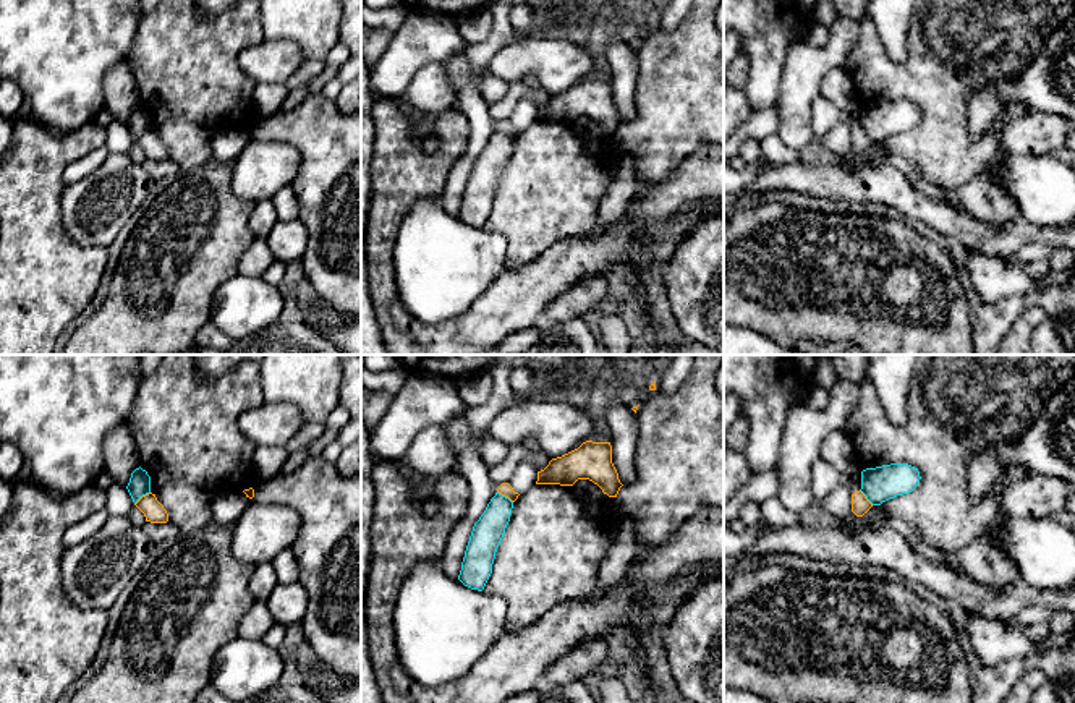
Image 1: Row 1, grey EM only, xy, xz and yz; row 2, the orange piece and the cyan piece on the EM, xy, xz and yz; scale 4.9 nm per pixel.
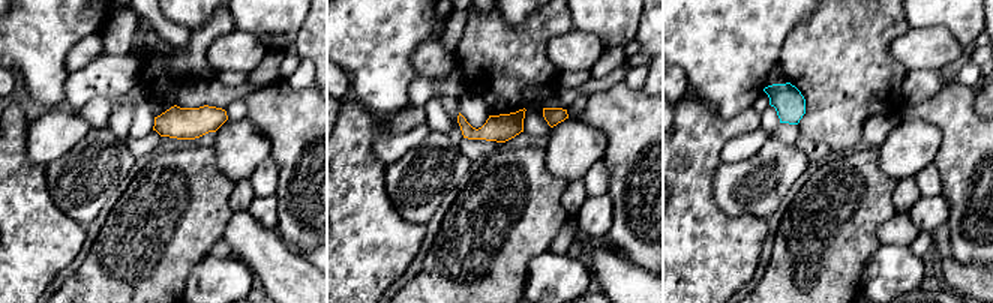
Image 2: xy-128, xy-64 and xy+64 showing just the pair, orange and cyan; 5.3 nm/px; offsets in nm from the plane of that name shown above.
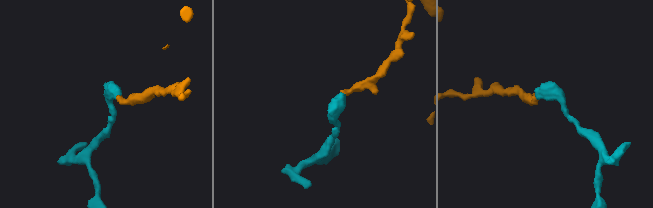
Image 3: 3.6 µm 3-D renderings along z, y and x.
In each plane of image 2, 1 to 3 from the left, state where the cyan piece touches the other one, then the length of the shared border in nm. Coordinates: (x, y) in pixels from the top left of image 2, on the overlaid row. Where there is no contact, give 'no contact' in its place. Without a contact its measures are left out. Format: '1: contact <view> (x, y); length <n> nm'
1: no contact
2: no contact
3: no contact

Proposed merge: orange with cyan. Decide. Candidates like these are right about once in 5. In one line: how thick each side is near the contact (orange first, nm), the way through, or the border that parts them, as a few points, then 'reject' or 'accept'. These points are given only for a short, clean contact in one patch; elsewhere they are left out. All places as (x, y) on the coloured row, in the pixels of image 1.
110 nm thick on the orange side, 110 nm on the other; border along xy (149, 491), (135, 504); reject

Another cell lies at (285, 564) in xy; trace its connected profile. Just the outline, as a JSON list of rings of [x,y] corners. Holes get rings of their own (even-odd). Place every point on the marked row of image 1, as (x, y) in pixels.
[[[291,547],[283,549],[274,560],[272,565],[275,569],[277,582],[293,583],[300,577],[298,560]]]

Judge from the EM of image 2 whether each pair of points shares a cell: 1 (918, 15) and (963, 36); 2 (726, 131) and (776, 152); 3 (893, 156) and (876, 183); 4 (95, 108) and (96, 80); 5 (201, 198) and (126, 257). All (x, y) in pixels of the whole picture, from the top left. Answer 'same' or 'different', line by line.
1: same
2: different
3: different
4: different
5: same

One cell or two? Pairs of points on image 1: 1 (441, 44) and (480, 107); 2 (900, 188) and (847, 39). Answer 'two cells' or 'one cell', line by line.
1: two cells
2: two cells

